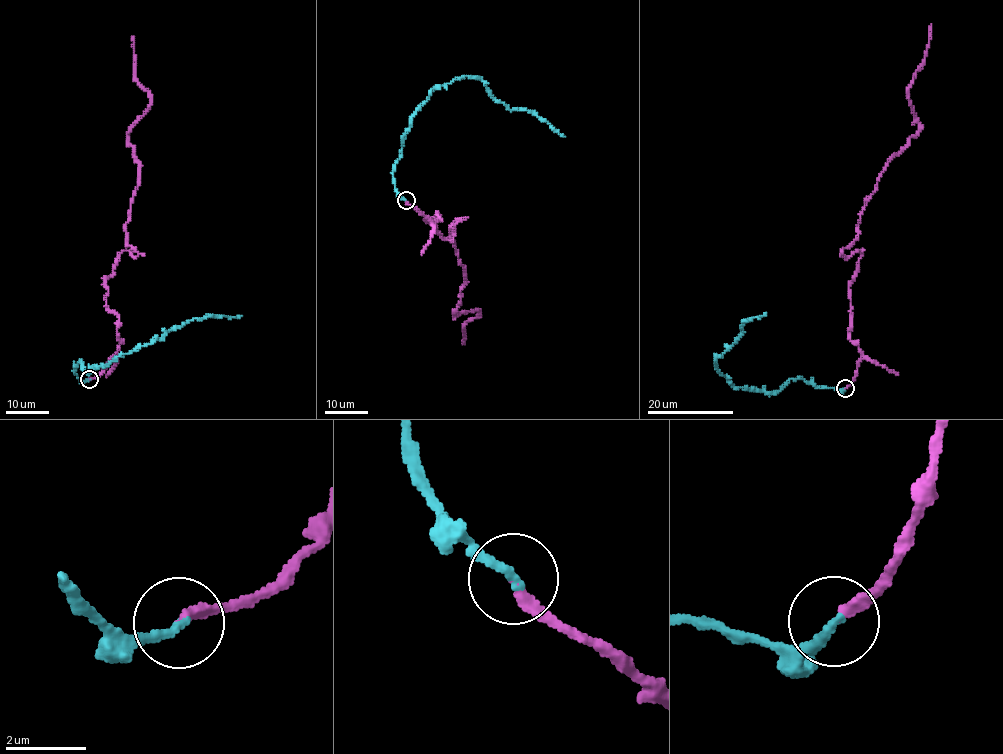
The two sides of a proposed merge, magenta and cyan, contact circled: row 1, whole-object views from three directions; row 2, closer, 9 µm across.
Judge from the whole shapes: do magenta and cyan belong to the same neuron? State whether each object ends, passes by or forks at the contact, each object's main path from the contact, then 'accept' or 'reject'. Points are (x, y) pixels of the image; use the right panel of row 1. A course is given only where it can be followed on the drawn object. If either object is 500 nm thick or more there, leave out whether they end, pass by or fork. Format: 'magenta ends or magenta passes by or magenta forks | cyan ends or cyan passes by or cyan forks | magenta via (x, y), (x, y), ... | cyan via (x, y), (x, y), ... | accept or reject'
magenta ends | cyan ends | magenta via (845, 387), (861, 358), (848, 329), (863, 249), (842, 250), (886, 164), (919, 130), (908, 86), (930, 23) | cyan via (845, 387), (791, 379), (764, 393), (735, 388), (722, 376), (715, 360), (743, 322), (765, 313) | accept

